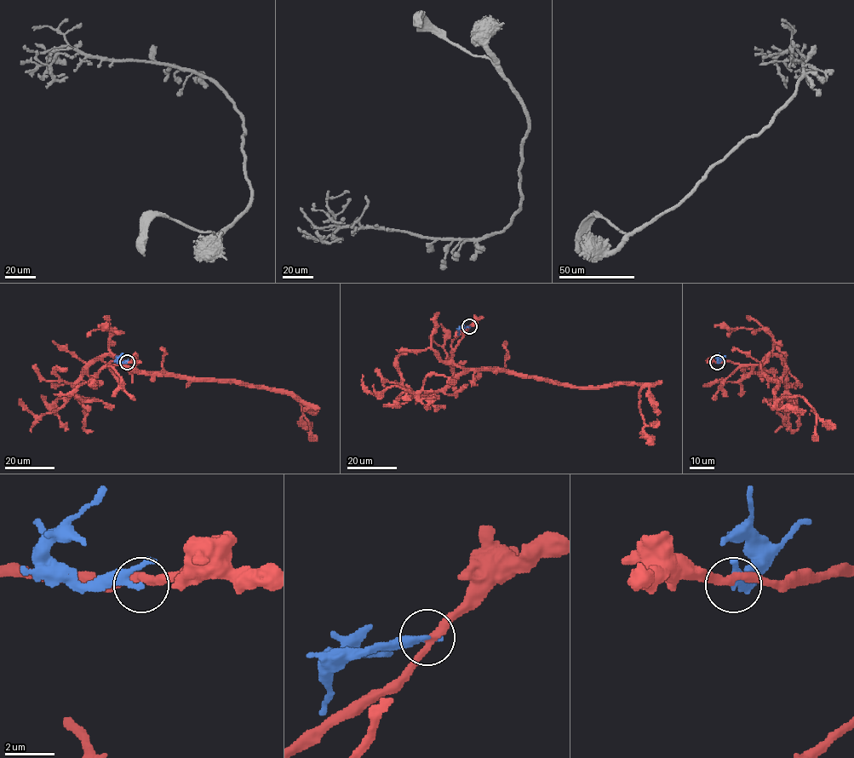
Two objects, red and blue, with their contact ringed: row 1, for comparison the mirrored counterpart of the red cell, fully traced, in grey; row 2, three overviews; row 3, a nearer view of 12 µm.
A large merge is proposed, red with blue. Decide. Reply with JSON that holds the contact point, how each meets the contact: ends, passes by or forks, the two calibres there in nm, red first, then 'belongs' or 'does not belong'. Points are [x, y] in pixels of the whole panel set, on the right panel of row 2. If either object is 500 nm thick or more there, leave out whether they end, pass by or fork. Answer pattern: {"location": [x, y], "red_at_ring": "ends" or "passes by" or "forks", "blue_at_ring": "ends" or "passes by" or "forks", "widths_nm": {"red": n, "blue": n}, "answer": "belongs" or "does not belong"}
{"location": [717, 362], "red_at_ring": "passes by", "blue_at_ring": "passes by", "widths_nm": {"red": 320, "blue": 220}, "answer": "does not belong"}

